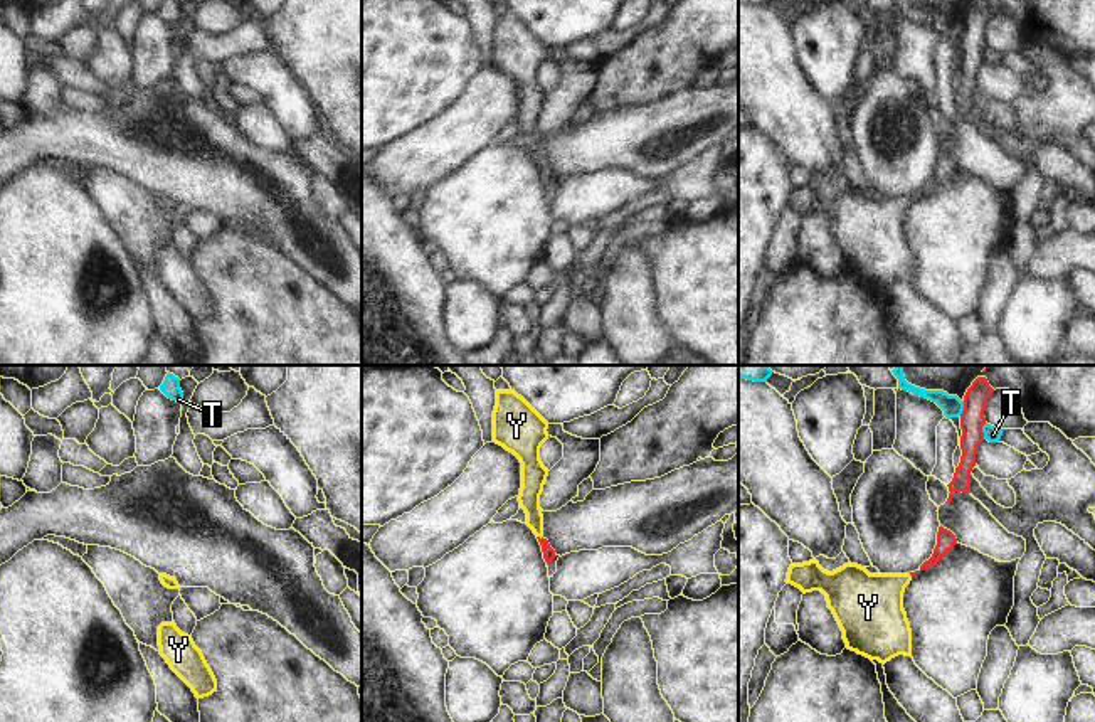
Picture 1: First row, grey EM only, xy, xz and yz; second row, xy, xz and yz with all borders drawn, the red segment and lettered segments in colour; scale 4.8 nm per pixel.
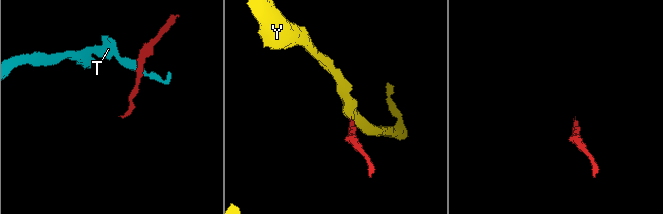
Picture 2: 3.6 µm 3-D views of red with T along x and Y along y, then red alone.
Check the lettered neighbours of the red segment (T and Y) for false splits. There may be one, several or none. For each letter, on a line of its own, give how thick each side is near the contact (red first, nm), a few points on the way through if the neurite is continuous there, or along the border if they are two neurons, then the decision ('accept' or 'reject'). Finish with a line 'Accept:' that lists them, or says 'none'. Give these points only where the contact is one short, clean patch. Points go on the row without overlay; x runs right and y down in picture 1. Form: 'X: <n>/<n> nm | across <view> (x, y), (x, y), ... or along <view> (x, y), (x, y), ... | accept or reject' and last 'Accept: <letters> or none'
T: 120/80 nm | along yz (986, 46), (983, 49), (983, 61) | reject
Y: 60/110 nm | across xz (549, 177), (539, 160), (532, 132), (532, 110) | accept
Accept: Y

